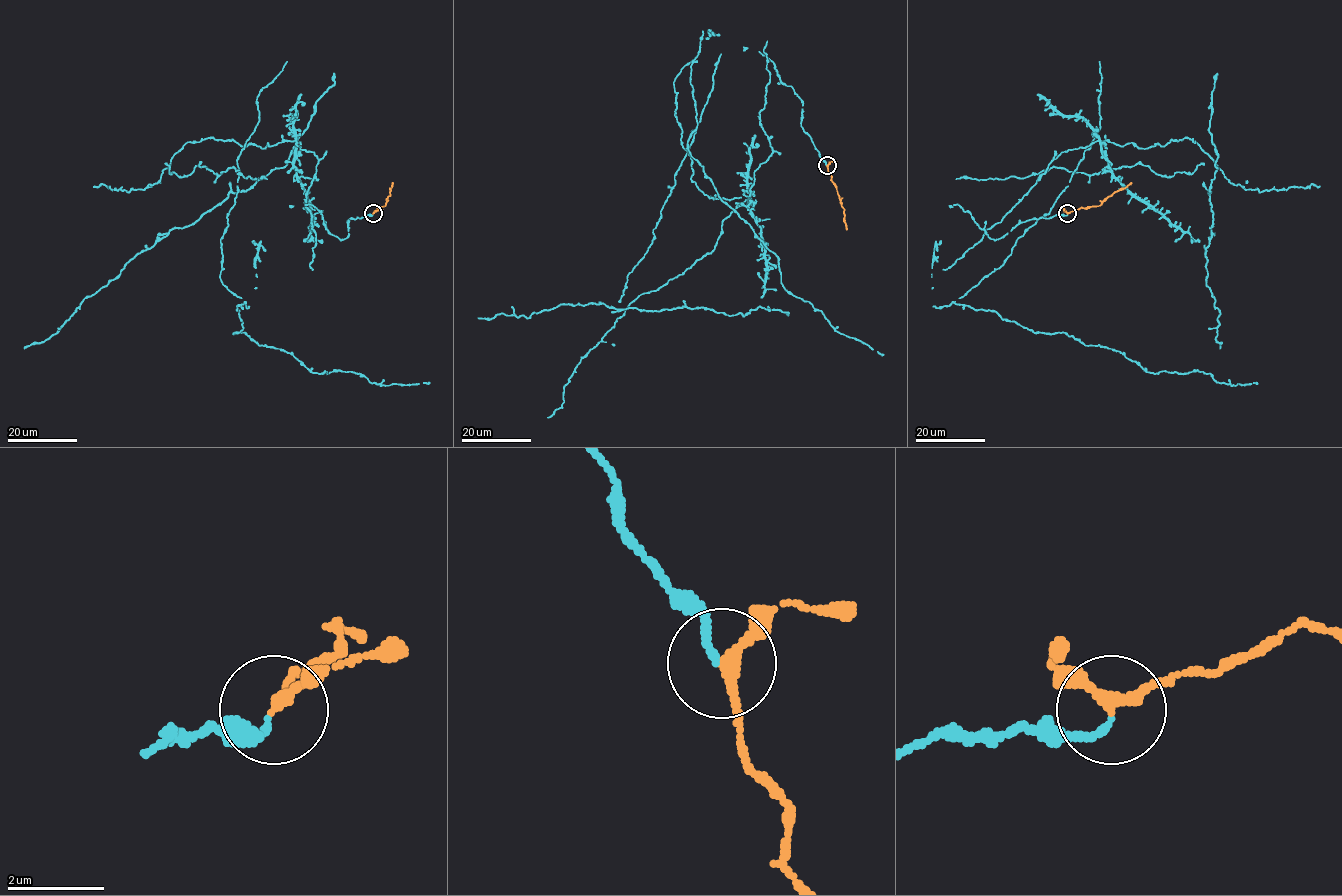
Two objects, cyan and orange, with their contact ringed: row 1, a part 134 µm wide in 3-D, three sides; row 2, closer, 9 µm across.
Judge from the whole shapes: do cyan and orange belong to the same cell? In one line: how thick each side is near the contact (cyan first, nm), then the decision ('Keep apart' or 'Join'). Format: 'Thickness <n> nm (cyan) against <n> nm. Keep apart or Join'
Thickness 140 nm (cyan) against 240 nm. Join

